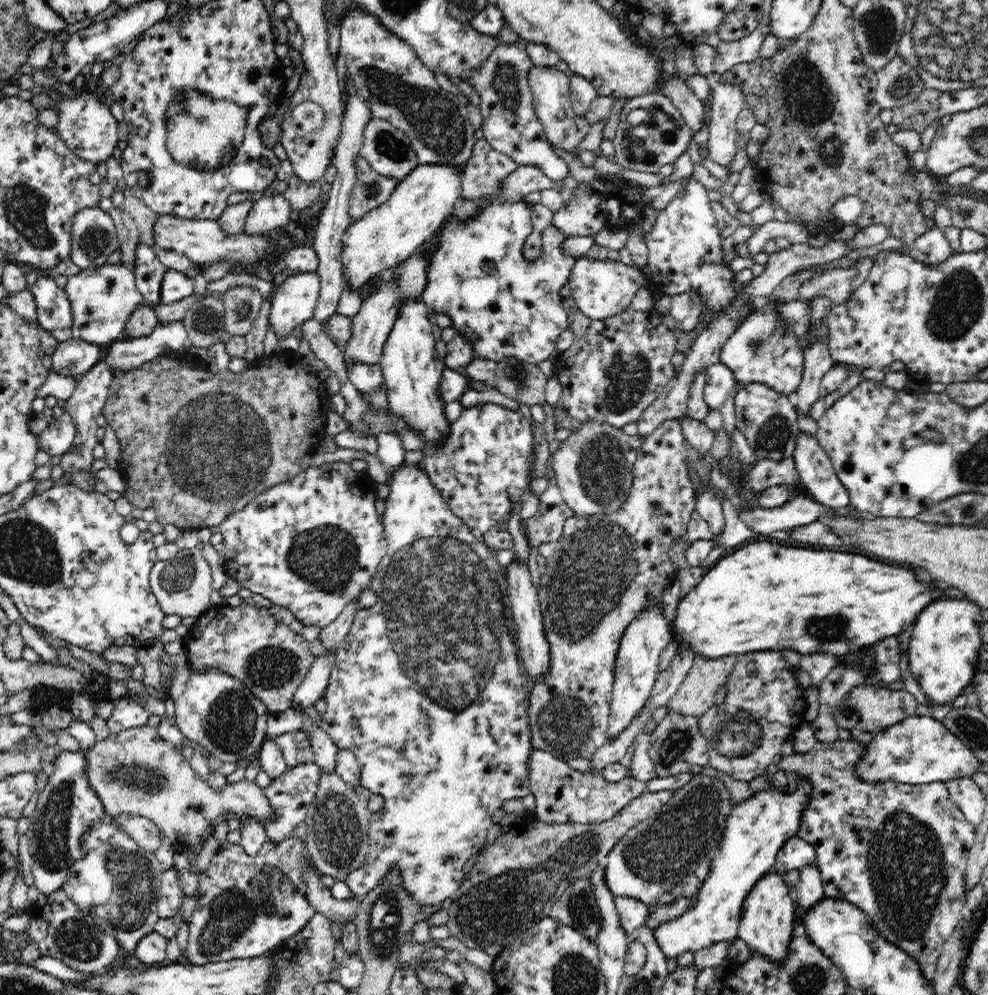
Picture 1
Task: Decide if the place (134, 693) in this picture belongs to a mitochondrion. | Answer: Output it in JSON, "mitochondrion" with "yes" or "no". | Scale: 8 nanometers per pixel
{"mitochondrion":"no"}

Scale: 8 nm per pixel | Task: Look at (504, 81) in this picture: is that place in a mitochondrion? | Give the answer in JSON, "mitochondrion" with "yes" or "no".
{"mitochondrion":"yes"}

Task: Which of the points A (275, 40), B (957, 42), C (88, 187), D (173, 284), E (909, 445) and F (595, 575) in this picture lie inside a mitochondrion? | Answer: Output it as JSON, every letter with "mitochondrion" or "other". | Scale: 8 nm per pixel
{"A":"other","B":"mitochondrion","C":"other","D":"other","E":"other","F":"mitochondrion"}

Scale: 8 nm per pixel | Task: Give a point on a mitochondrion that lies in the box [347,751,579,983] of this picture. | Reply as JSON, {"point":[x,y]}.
{"point":[384,918]}

